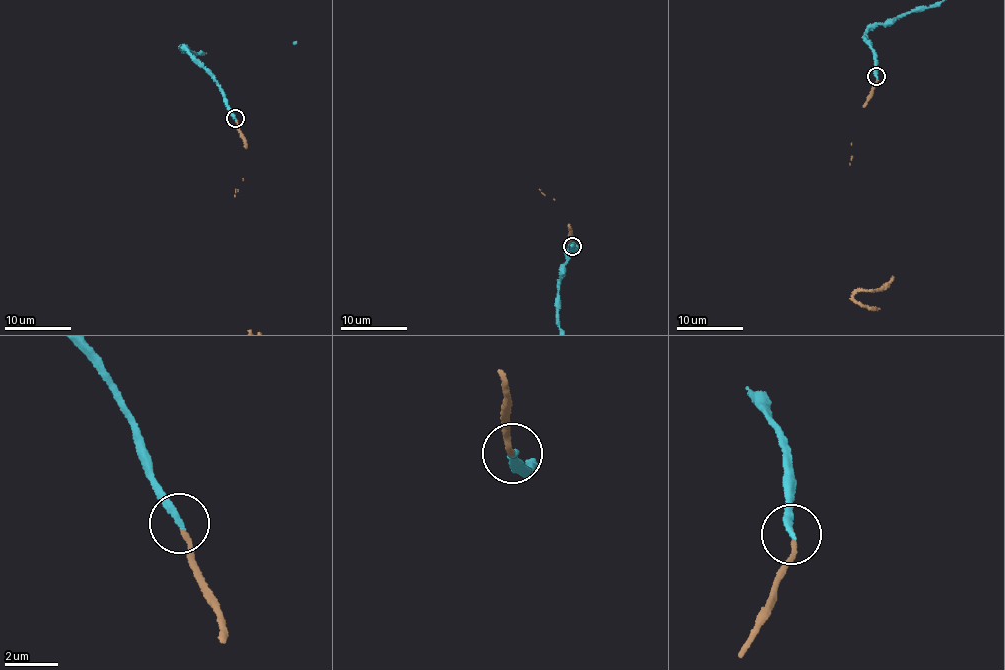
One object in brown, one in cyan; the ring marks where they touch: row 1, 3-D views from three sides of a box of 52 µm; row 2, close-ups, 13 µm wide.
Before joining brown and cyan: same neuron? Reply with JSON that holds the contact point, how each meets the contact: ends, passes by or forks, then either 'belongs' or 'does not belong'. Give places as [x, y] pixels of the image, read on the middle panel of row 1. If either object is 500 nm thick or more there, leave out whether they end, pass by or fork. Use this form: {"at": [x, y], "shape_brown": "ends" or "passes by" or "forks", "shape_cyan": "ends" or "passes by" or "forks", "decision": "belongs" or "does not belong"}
{"at": [572, 246], "shape_brown": "ends", "shape_cyan": "ends", "decision": "belongs"}

